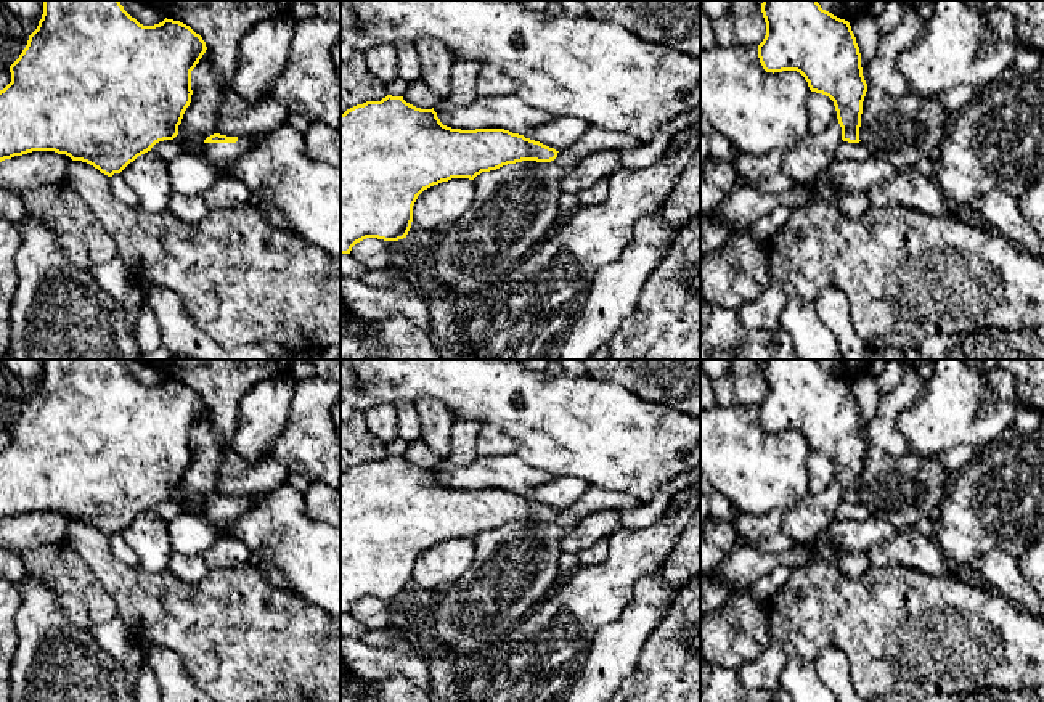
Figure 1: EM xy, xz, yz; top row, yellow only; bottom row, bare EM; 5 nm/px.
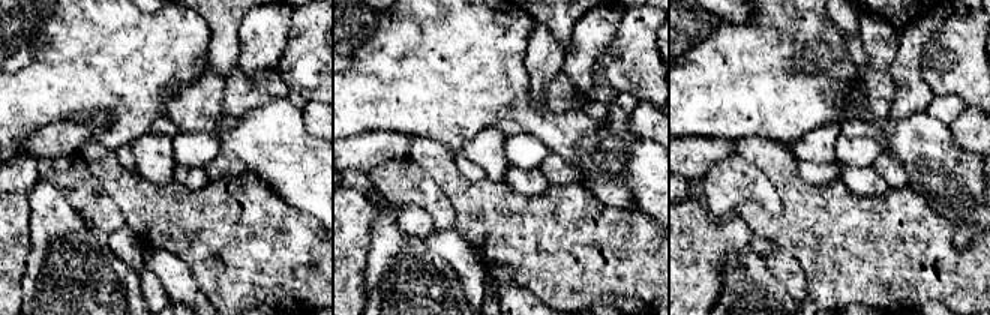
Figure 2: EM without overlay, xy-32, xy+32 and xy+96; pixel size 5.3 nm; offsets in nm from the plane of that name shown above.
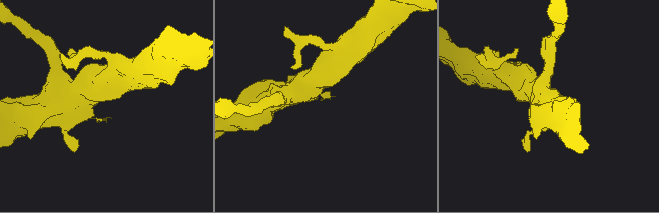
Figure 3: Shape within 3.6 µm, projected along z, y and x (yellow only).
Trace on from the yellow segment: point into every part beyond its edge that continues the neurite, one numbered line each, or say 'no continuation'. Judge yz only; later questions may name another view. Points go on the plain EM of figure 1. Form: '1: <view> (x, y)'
no continuation

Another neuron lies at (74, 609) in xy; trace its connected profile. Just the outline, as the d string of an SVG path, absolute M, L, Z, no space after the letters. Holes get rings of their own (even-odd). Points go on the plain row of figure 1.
M59 594L59 607L63 612L75 623L87 625L88 622L88 612L84 602L79 599L67 596L67 594Z

